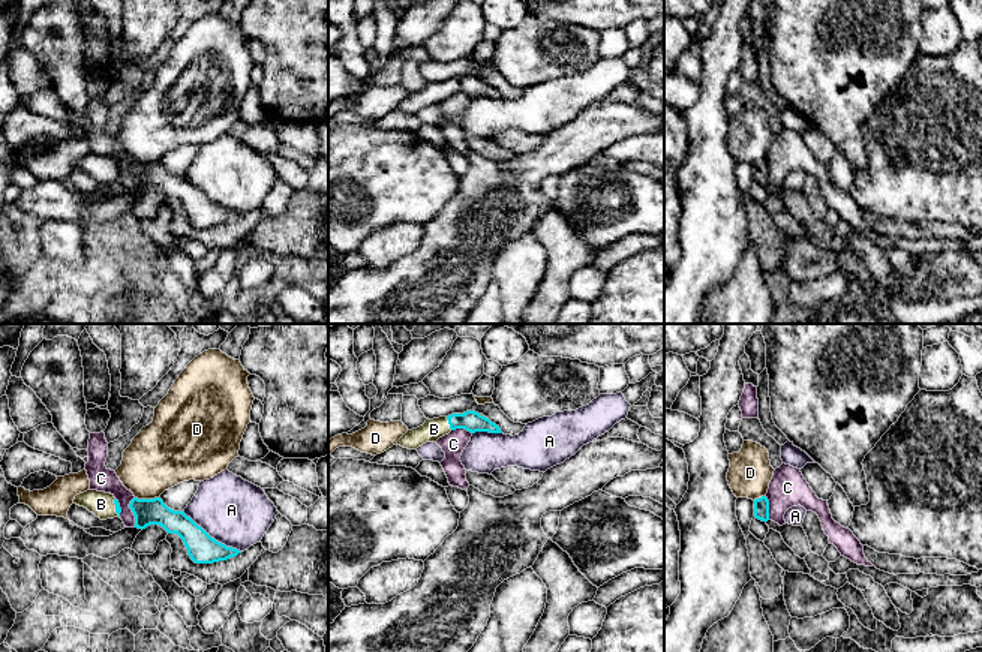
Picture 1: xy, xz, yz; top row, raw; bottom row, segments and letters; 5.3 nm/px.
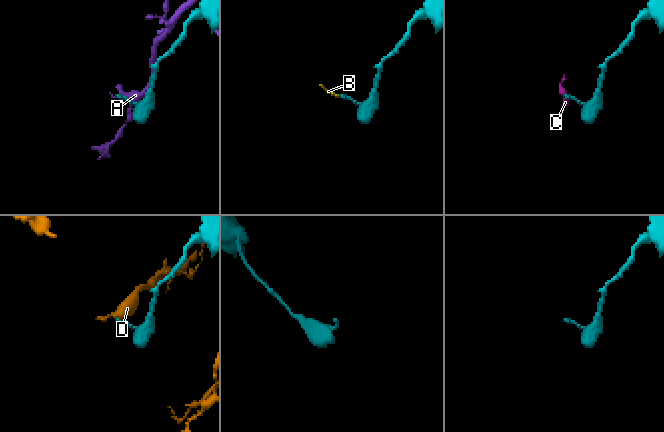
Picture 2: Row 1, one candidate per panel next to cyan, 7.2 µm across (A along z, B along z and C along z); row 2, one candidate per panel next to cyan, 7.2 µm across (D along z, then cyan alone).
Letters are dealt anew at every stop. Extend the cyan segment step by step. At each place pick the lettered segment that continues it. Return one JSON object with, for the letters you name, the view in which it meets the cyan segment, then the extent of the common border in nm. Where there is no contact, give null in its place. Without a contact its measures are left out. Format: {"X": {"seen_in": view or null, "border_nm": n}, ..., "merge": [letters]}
{"B": {"seen_in": "xz", "border_nm": 80}, "merge": ["B"]}

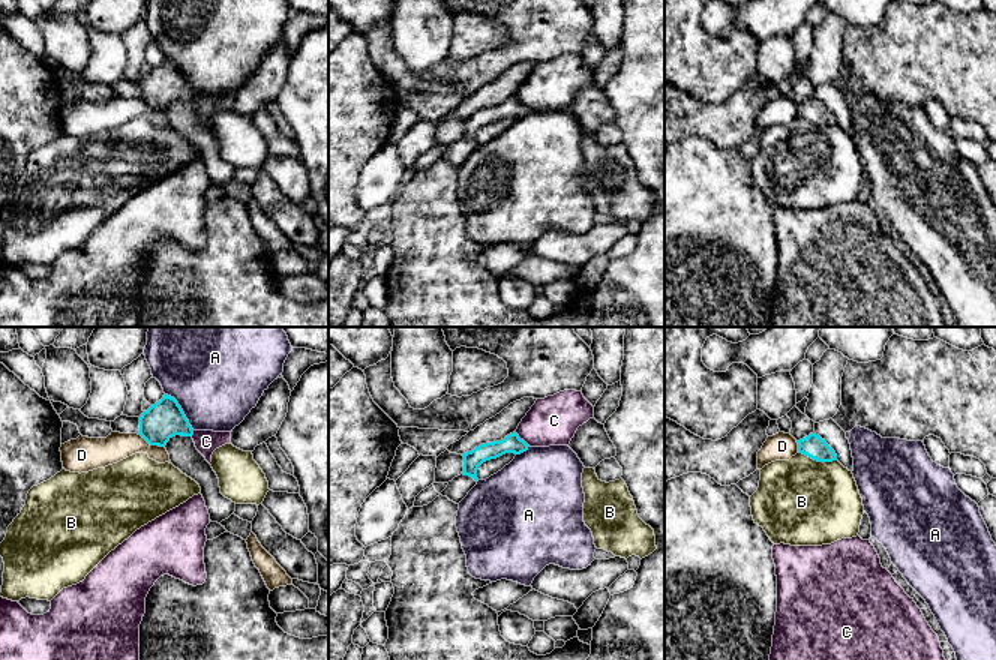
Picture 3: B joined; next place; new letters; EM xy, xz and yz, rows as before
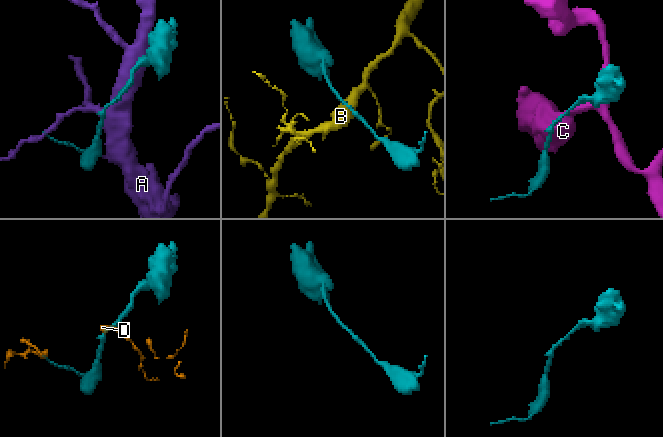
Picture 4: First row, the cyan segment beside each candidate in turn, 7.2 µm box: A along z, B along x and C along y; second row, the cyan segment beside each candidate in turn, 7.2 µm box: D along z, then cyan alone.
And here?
{"merge": []}

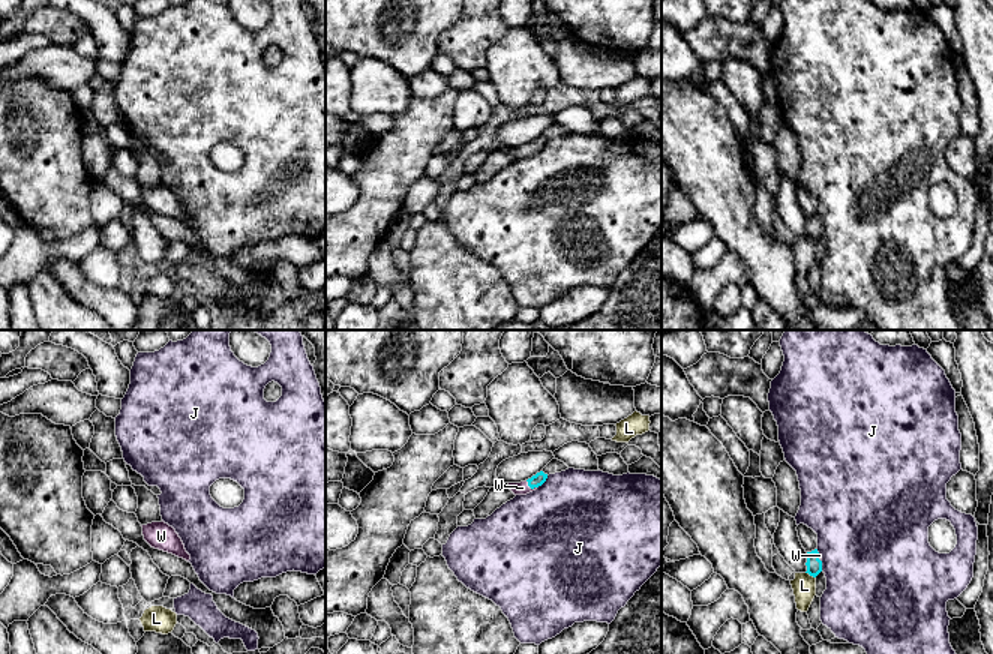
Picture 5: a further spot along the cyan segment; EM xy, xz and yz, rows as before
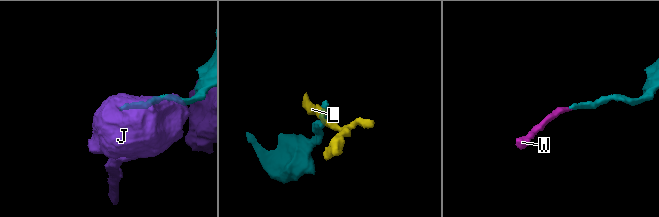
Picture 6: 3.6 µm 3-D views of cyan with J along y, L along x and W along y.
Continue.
{"W": {"seen_in": "xz", "border_nm": 80}, "merge": ["W"]}

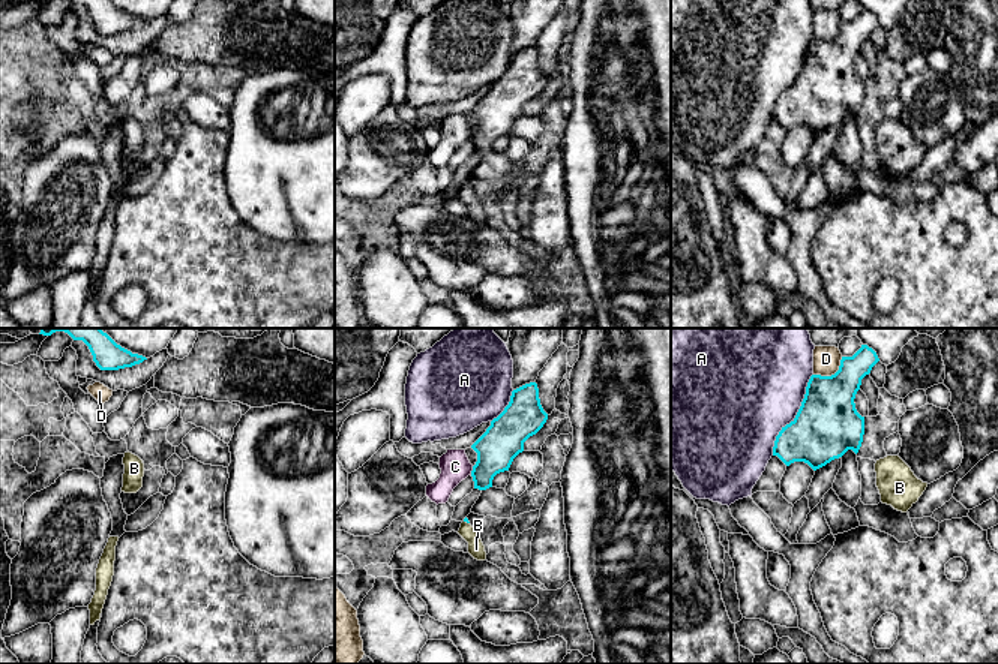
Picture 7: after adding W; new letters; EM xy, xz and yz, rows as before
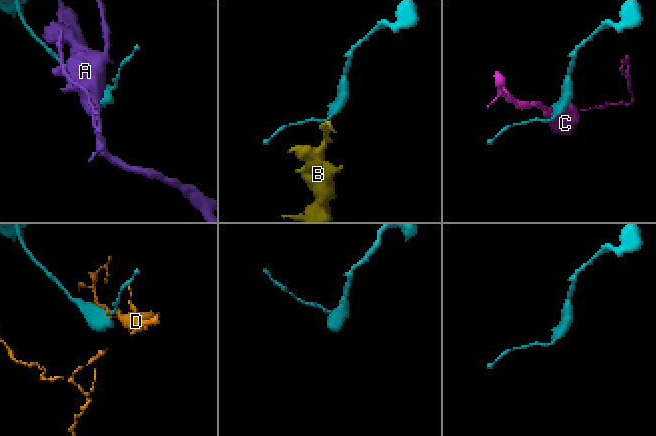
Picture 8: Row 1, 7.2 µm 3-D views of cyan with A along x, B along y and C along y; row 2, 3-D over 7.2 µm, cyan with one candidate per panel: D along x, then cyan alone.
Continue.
{"B": {"seen_in": "xz", "border_nm": 40}, "merge": ["B"]}

